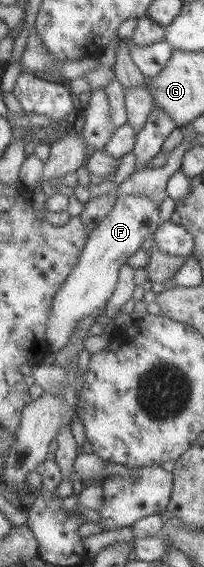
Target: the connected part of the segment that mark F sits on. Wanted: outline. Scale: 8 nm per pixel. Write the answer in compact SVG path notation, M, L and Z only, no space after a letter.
M143 195L117 196L113 210L89 233L78 263L54 296L45 334L51 353L55 354L67 345L80 320L105 309L116 289L121 266L127 263L127 259L141 248L145 238L152 236L162 223L157 205L151 199Z

